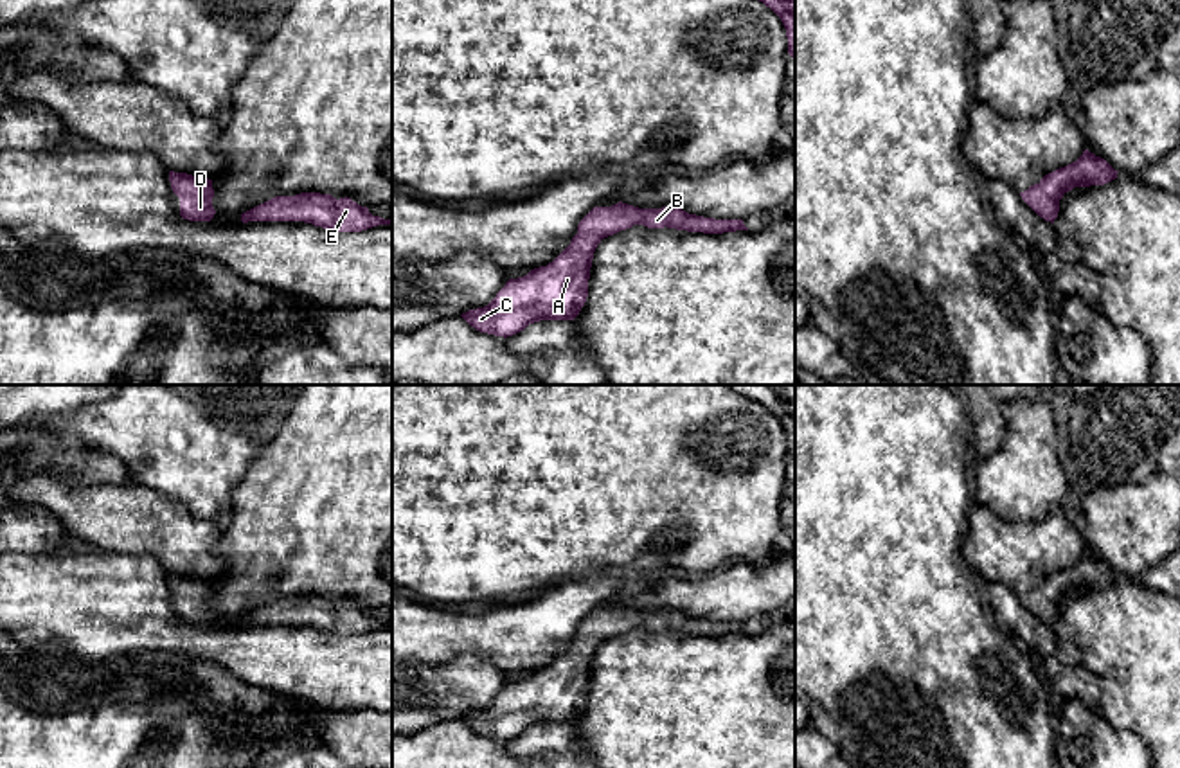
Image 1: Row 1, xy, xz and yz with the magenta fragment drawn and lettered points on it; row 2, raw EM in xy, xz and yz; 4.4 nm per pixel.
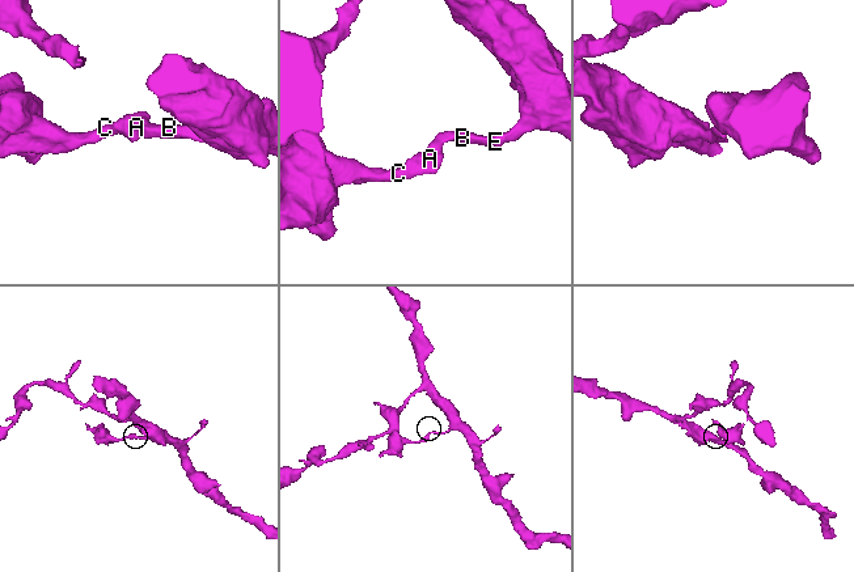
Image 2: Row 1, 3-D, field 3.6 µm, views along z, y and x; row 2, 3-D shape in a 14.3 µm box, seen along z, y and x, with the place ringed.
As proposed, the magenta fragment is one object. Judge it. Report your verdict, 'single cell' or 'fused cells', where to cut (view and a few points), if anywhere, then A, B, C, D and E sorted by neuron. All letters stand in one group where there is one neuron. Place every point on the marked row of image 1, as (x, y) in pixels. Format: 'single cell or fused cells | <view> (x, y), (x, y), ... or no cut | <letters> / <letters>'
single cell | no cut | A B C D E

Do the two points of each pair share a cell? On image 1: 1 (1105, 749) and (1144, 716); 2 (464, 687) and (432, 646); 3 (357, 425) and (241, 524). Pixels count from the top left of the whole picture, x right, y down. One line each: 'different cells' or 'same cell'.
1: different cells
2: different cells
3: same cell

